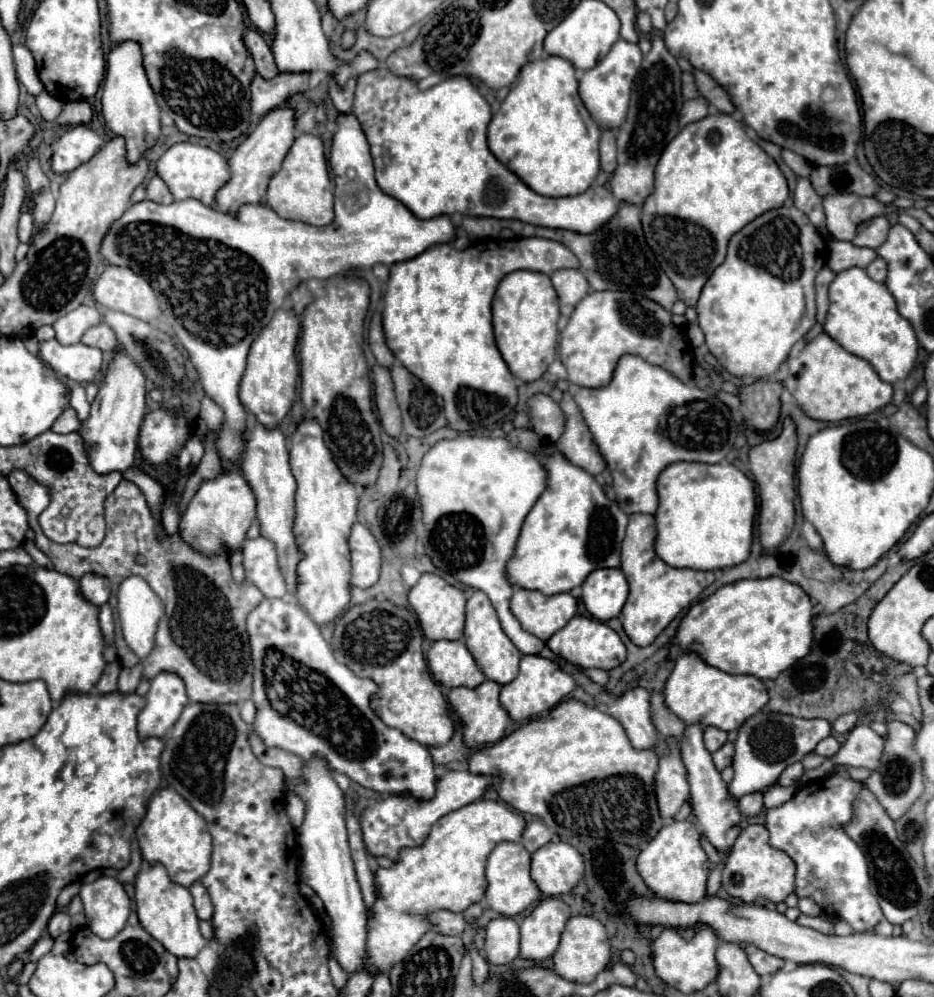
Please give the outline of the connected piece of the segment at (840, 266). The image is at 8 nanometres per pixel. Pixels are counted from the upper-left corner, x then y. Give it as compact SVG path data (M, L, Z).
M831 241L829 243L829 259L827 259L827 267L835 273L849 269L849 267L867 267L873 259L877 257L877 253L873 249L867 247L855 247L849 241Z

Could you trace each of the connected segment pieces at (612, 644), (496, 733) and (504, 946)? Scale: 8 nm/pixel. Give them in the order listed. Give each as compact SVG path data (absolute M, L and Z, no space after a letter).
M573 617L563 629L559 629L559 633L555 633L547 645L551 647L551 651L559 657L563 657L565 661L569 663L575 663L575 665L581 665L585 669L589 667L599 667L599 669L613 669L613 667L619 667L625 657L627 657L627 649L621 641L621 637L611 629L607 627L605 623L597 621L597 619L591 619L591 617Z
M485 679L479 687L455 687L449 693L449 703L453 705L453 709L457 711L457 715L461 717L465 731L463 731L463 739L469 747L481 747L483 743L495 743L505 735L505 727L509 721L509 713L505 711L505 707L499 703L499 693L501 693L501 685L495 681Z
M499 917L489 921L485 955L493 965L507 965L519 955L519 927L513 919Z

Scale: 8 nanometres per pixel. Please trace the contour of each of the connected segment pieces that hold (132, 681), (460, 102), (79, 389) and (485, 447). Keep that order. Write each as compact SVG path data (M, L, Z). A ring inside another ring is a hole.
M135 665L131 669L121 669L121 675L119 675L119 691L121 693L133 693L141 681L141 675L143 675L143 667L141 665Z
M379 67L359 77L355 89L353 113L357 115L361 129L369 141L377 185L387 195L407 205L407 209L411 209L411 213L415 213L415 217L419 219L463 213L471 217L519 219L523 223L541 225L541 227L591 233L599 229L599 225L609 221L615 215L615 209L619 207L613 193L607 187L599 187L599 185L593 185L585 193L573 197L543 197L533 189L529 189L487 147L487 127L491 121L491 107L467 77L447 79L431 89L421 91L415 79L399 77Z
M63 377L63 381L65 381L65 383L69 385L69 389L71 389L71 407L77 411L79 419L85 421L85 419L89 417L89 403L87 403L87 399L85 399L85 389L83 389L83 385L79 385L79 383L75 383L75 381L67 381L65 377Z
M493 437L437 441L423 457L417 473L423 523L431 533L431 545L435 549L427 551L427 555L439 569L489 595L503 631L521 653L539 653L545 643L523 631L509 609L513 585L507 577L507 563L513 559L527 513L545 489L545 479L547 475L533 453L515 447L507 439Z

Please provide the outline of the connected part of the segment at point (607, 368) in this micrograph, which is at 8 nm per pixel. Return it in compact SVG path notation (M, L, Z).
M593 291L575 307L567 327L561 331L559 359L567 367L567 379L579 387L603 387L611 383L617 361L627 355L643 355L651 365L665 367L683 383L693 375L691 345L681 329L673 325L671 313L659 303L629 291Z

